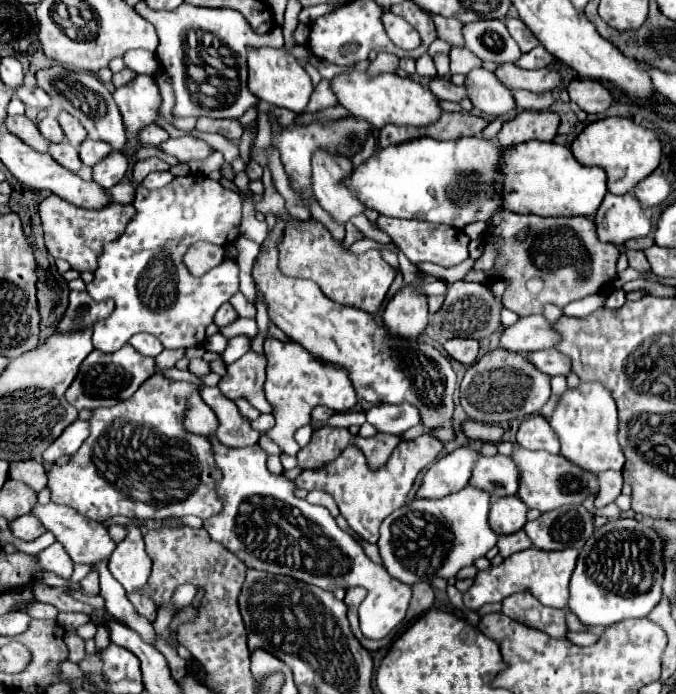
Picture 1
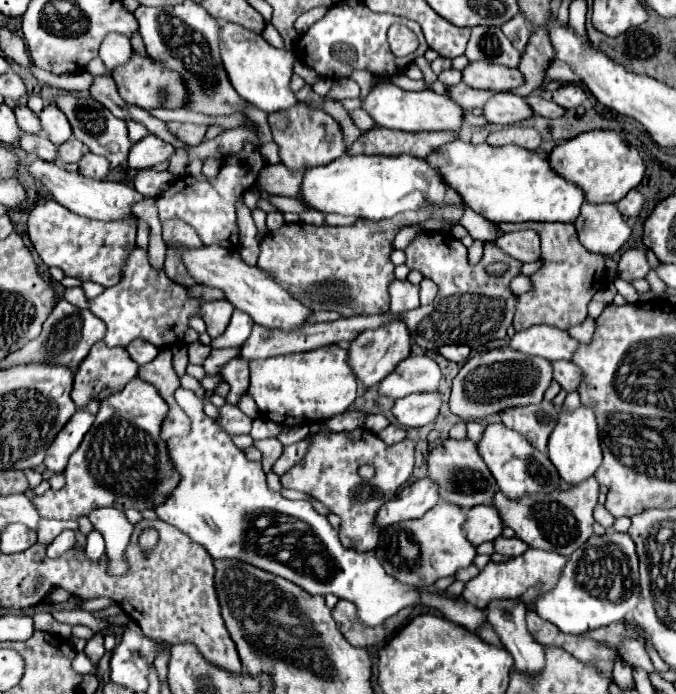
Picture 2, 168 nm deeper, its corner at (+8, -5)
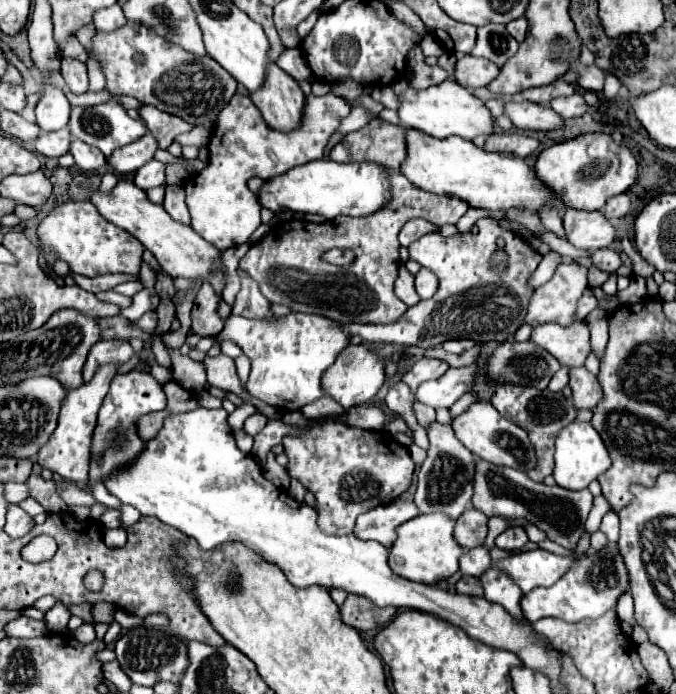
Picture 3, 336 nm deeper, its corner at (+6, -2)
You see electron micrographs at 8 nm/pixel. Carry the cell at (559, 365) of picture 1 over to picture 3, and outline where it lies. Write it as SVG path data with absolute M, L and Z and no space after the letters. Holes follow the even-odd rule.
M586 367L570 369L570 389L576 409L592 409L602 399L602 389L598 379Z

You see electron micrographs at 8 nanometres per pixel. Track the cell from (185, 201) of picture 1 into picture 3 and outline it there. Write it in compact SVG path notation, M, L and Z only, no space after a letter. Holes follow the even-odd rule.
M328 93L324 97L306 97L306 125L286 137L274 131L256 105L242 95L234 95L218 115L218 127L210 137L210 163L198 175L184 181L186 205L192 211L192 228L220 251L242 245L262 225L260 203L248 189L250 177L276 177L292 167L322 159L324 147L338 127L338 121L350 113L350 105Z

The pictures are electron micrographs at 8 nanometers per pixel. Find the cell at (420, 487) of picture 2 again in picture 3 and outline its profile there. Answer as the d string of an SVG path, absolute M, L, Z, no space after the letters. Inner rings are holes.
M396 499L386 505L378 505L368 513L362 513L356 521L354 535L360 539L372 539L386 547L394 543L394 529L412 517L420 515L414 499Z

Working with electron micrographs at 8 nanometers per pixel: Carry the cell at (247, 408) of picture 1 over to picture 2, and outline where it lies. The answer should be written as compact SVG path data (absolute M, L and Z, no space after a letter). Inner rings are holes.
M236 356L220 368L220 376L230 384L228 402L236 404L248 388L248 362L242 356Z

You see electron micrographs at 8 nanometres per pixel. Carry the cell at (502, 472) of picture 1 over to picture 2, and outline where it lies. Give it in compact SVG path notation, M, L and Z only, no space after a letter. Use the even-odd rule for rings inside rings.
M440 438L428 454L428 478L432 478L440 488L442 502L460 504L466 510L478 504L492 504L494 494L498 490L492 472L476 452L476 444L472 440Z

